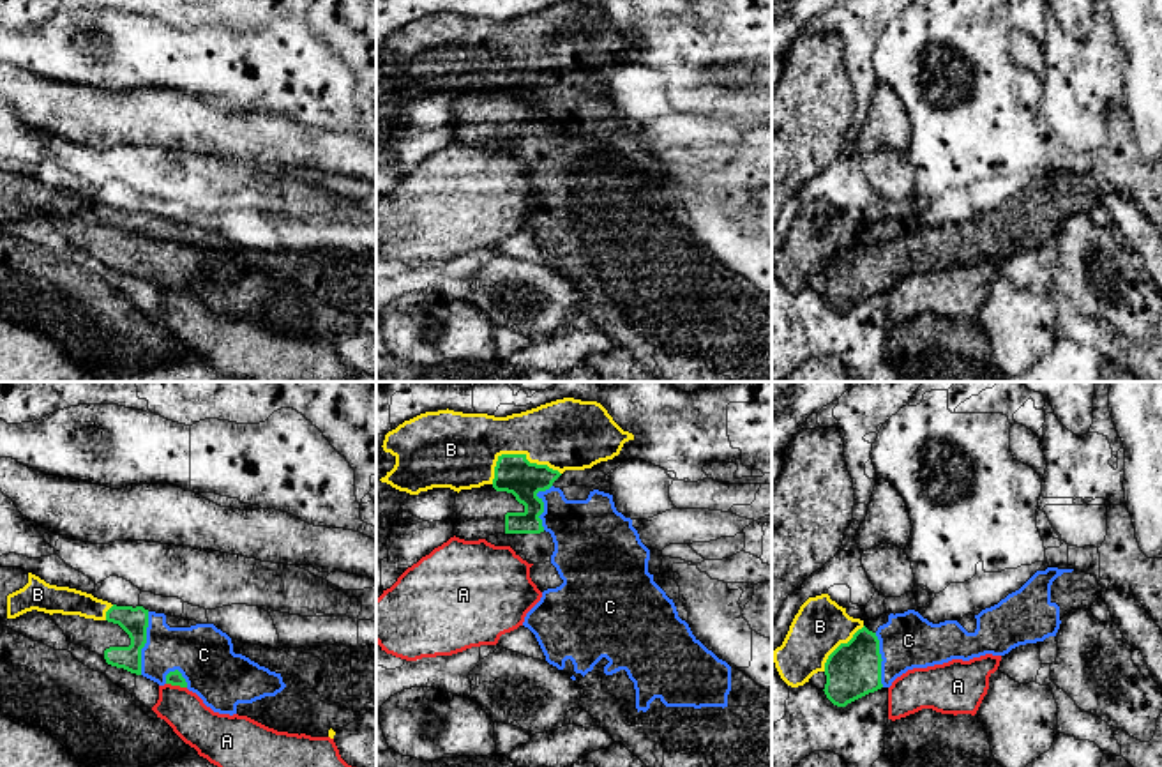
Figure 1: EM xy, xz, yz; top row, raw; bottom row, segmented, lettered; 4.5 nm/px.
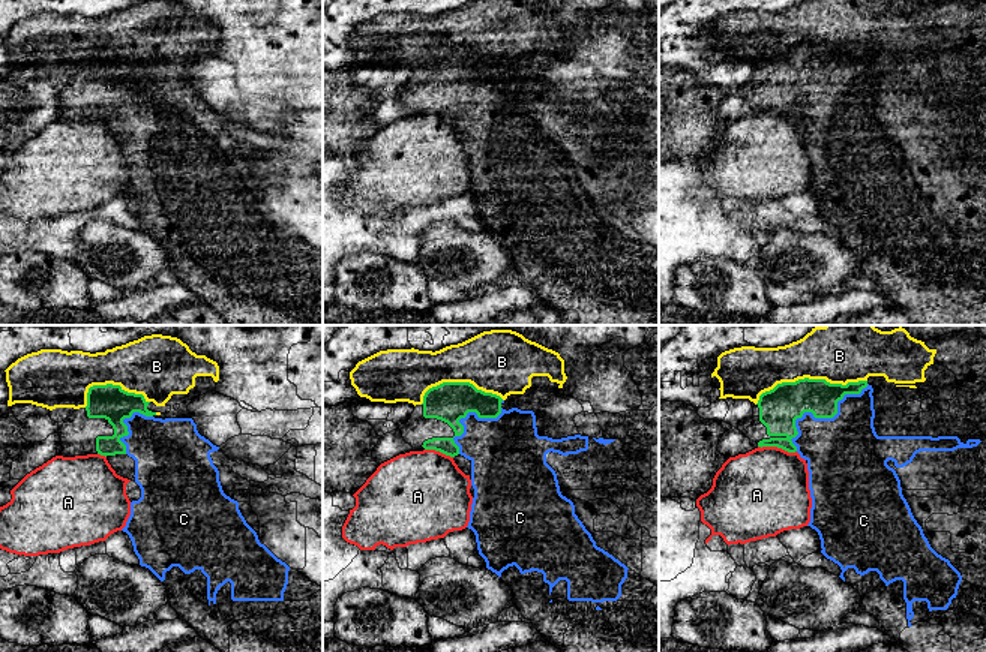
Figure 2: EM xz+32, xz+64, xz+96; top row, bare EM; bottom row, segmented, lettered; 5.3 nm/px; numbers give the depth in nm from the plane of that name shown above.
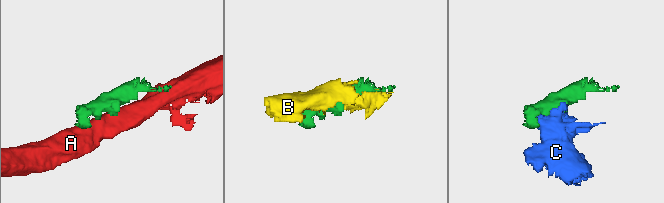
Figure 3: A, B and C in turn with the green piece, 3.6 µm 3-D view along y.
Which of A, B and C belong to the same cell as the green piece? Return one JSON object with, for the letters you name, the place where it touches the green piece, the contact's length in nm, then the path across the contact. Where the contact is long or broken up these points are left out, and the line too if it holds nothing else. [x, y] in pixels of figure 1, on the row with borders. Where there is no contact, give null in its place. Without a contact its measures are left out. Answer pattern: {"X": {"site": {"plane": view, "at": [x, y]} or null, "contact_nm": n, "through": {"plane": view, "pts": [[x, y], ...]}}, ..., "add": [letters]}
{"C": {"site": {"plane": "xy", "at": [145, 642]}, "contact_nm": 300}, "add": ["C"]}

